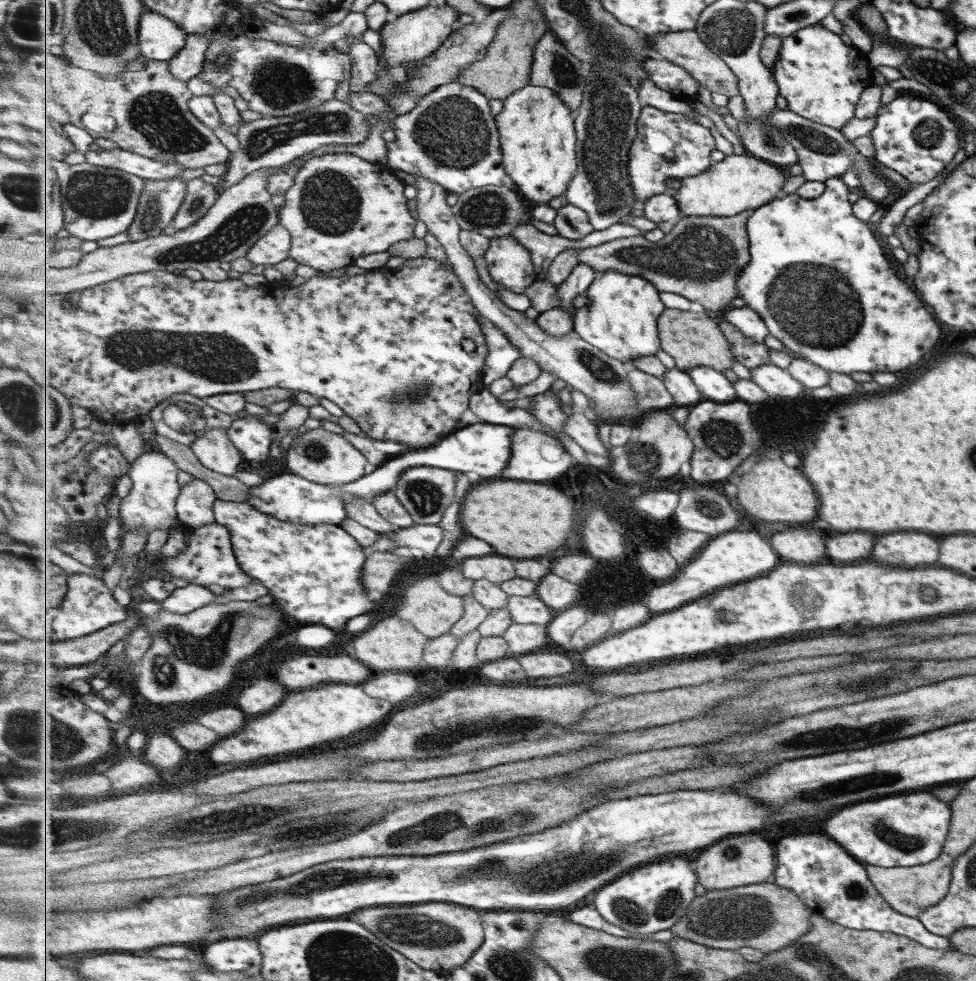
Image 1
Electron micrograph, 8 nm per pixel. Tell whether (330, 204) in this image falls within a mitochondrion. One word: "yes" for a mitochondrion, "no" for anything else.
yes

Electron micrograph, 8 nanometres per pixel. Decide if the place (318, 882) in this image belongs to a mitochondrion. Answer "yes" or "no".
yes

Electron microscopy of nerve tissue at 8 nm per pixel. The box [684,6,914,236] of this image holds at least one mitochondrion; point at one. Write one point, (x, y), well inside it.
(732, 32)

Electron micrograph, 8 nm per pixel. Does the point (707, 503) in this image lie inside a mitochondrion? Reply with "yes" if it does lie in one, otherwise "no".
yes

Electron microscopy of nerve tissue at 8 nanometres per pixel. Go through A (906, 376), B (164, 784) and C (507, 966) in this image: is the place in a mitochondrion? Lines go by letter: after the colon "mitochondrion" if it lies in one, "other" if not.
A: other
B: other
C: mitochondrion

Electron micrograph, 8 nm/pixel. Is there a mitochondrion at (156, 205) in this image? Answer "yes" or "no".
yes

